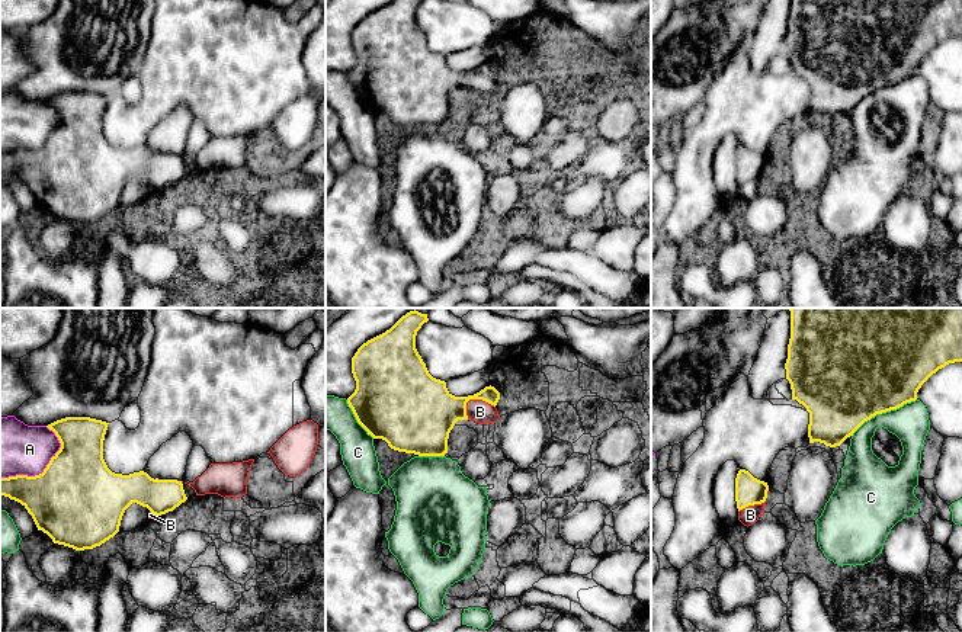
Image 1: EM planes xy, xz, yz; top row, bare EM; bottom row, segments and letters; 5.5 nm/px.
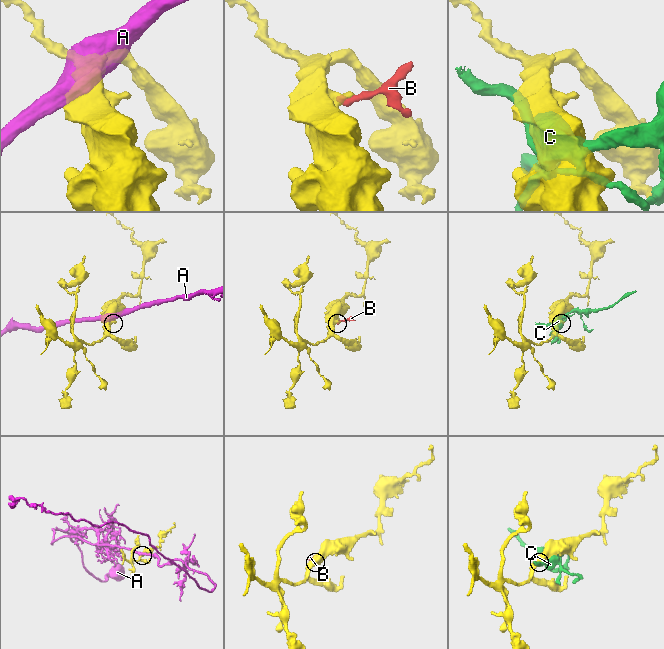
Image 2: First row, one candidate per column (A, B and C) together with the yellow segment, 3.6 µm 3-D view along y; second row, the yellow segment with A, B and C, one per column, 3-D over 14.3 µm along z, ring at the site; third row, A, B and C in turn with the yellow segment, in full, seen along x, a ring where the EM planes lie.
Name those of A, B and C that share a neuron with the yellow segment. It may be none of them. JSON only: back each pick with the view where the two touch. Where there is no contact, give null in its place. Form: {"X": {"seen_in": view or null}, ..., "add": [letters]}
{"add": []}

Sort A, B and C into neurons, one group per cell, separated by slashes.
A / B / C

